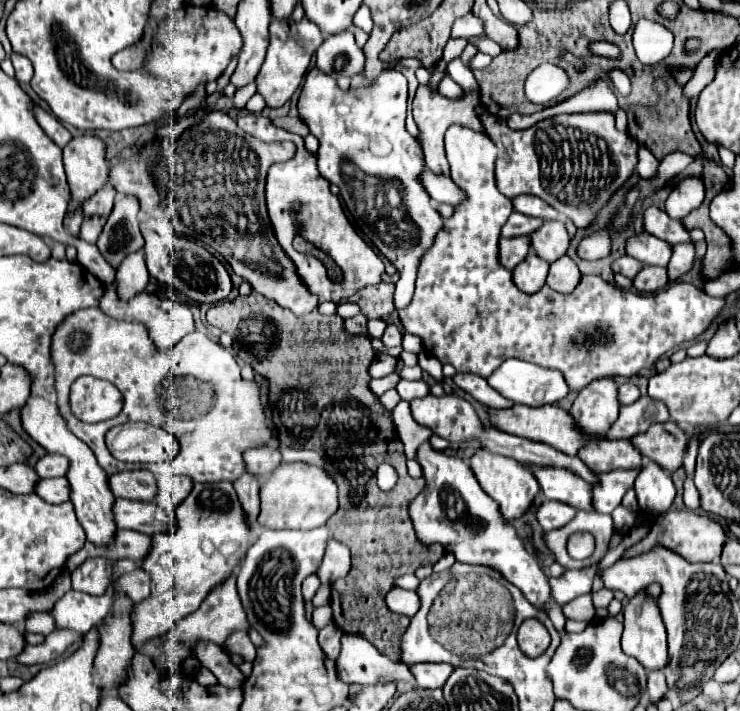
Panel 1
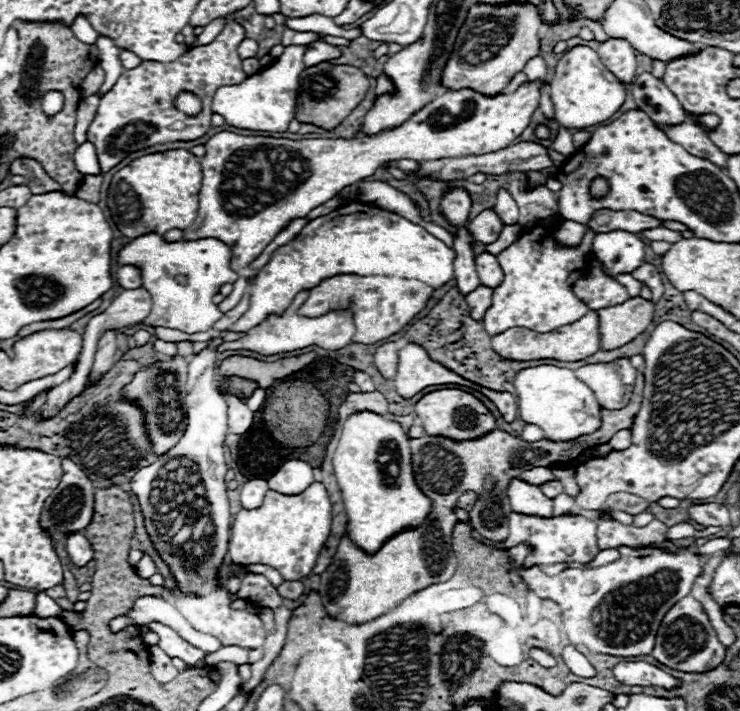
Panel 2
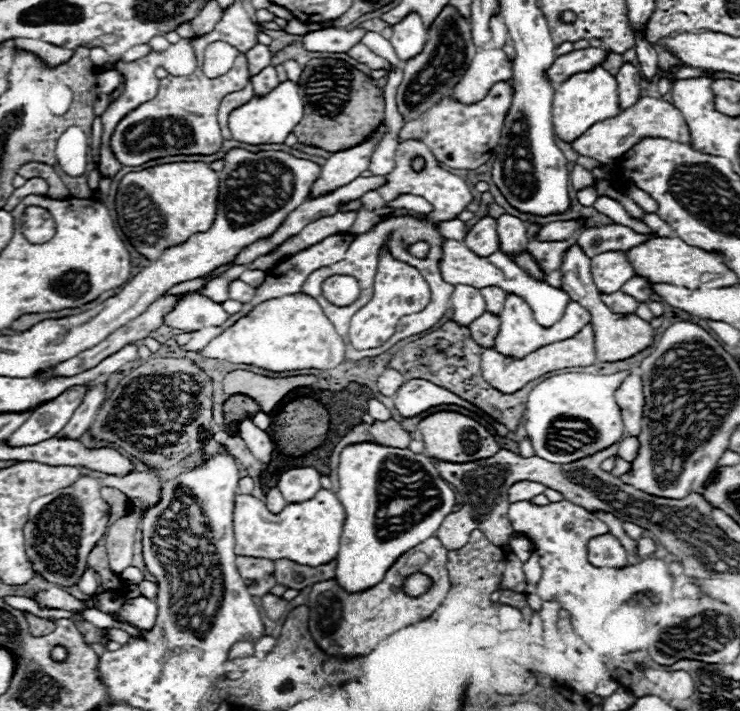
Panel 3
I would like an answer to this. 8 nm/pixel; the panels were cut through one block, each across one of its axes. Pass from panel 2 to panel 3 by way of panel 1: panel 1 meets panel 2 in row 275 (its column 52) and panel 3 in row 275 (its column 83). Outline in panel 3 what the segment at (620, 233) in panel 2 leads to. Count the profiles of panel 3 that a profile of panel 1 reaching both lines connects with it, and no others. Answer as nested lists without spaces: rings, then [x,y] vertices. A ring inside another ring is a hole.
[[[608,250],[592,258],[592,278],[600,292],[616,292],[634,276],[634,268],[622,250]]]

